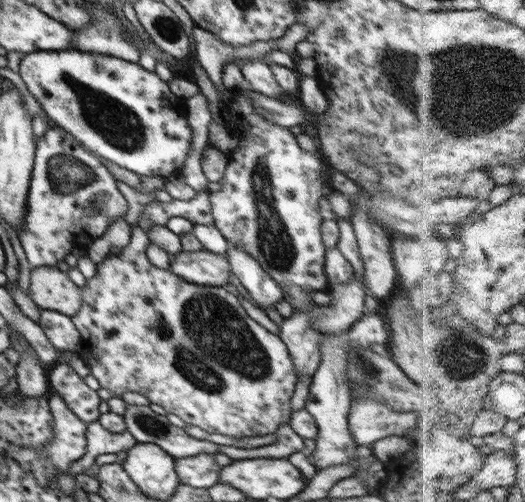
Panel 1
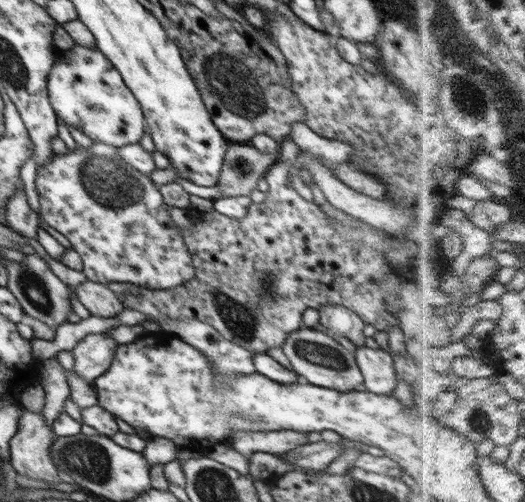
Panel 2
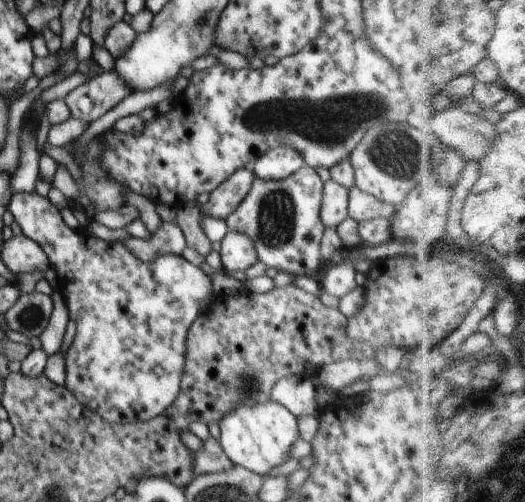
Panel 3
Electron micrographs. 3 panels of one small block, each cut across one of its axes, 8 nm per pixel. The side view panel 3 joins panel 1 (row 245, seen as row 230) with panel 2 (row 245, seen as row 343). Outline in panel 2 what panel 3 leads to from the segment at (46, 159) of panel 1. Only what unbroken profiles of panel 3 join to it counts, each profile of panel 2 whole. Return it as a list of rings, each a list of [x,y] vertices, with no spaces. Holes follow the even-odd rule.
[[[102,142],[92,143],[89,148],[76,148],[76,150],[68,150],[66,154],[53,154],[46,162],[37,168],[37,175],[35,178],[36,192],[39,196],[40,203],[40,218],[54,230],[58,230],[60,234],[64,234],[71,242],[71,248],[74,249],[82,259],[83,272],[87,279],[106,285],[109,282],[129,282],[141,288],[150,290],[171,289],[178,285],[187,284],[195,277],[195,266],[192,262],[192,257],[180,227],[172,220],[170,213],[168,213],[168,205],[164,202],[164,197],[160,194],[159,189],[149,179],[149,175],[134,169],[129,166],[118,155],[118,149],[114,146],[108,146]]]

